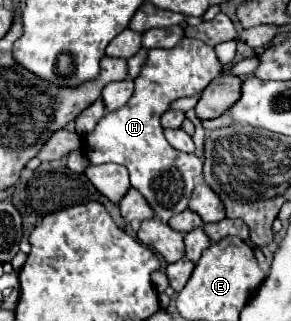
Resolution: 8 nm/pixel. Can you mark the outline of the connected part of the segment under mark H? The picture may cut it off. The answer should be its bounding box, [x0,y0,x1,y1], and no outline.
[84,38,222,222]

